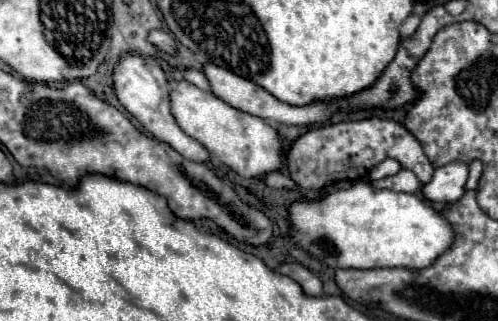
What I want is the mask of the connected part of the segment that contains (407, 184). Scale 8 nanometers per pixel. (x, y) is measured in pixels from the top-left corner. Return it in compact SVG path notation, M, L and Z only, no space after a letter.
M399 170L395 176L387 176L383 180L371 180L369 176L365 176L361 180L369 182L375 188L389 188L389 190L397 190L397 192L417 192L417 188L421 186L421 182L417 180L417 176L411 170Z

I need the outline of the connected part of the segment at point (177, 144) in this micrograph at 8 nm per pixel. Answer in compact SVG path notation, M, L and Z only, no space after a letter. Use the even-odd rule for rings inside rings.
M125 54L119 64L115 66L113 72L113 82L115 82L115 94L119 98L119 102L141 122L141 126L151 132L157 140L167 142L171 148L175 148L183 158L187 160L195 160L195 162L209 162L209 152L207 148L203 148L203 144L199 144L197 140L193 140L191 136L187 136L179 124L175 122L175 116L171 112L171 88L169 88L169 80L163 68L159 68L159 64L155 62L147 62L147 58L143 56L129 56Z

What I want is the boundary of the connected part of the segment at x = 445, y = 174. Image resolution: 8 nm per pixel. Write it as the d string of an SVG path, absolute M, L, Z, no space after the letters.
M451 162L435 170L429 184L423 186L423 194L431 202L447 204L455 202L465 194L465 182L469 176L469 166L463 162Z

